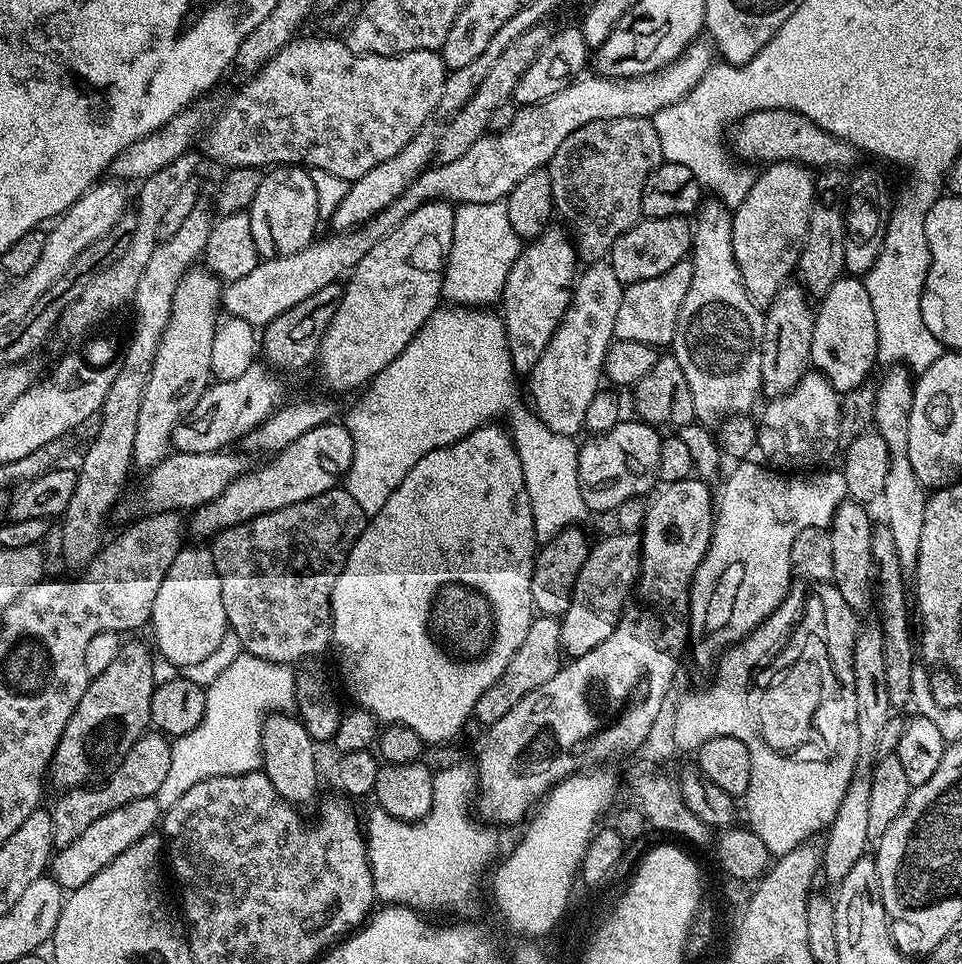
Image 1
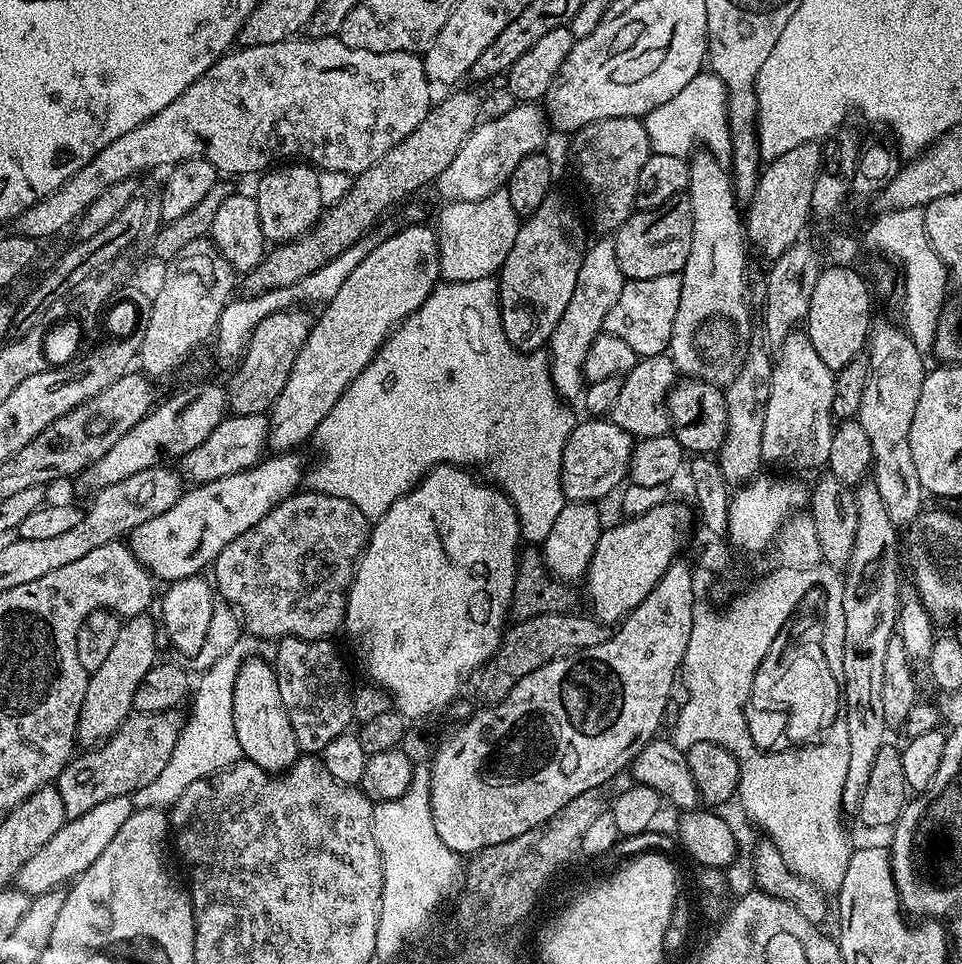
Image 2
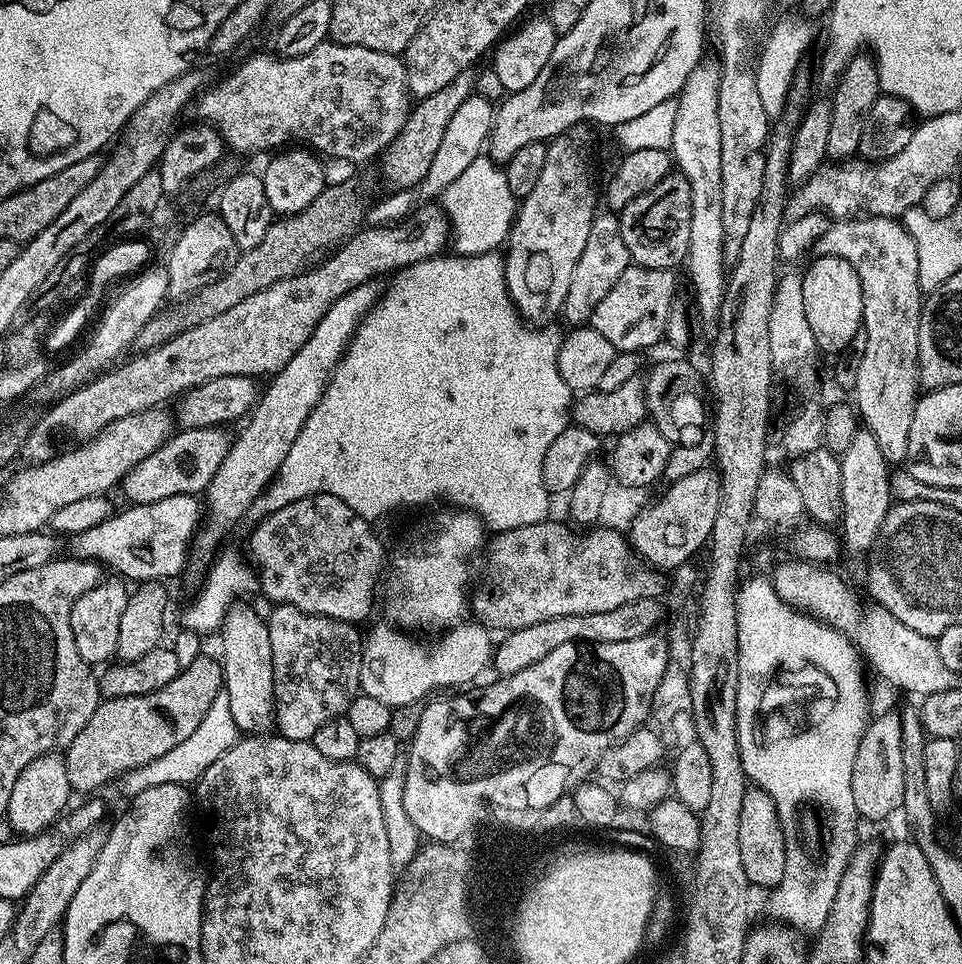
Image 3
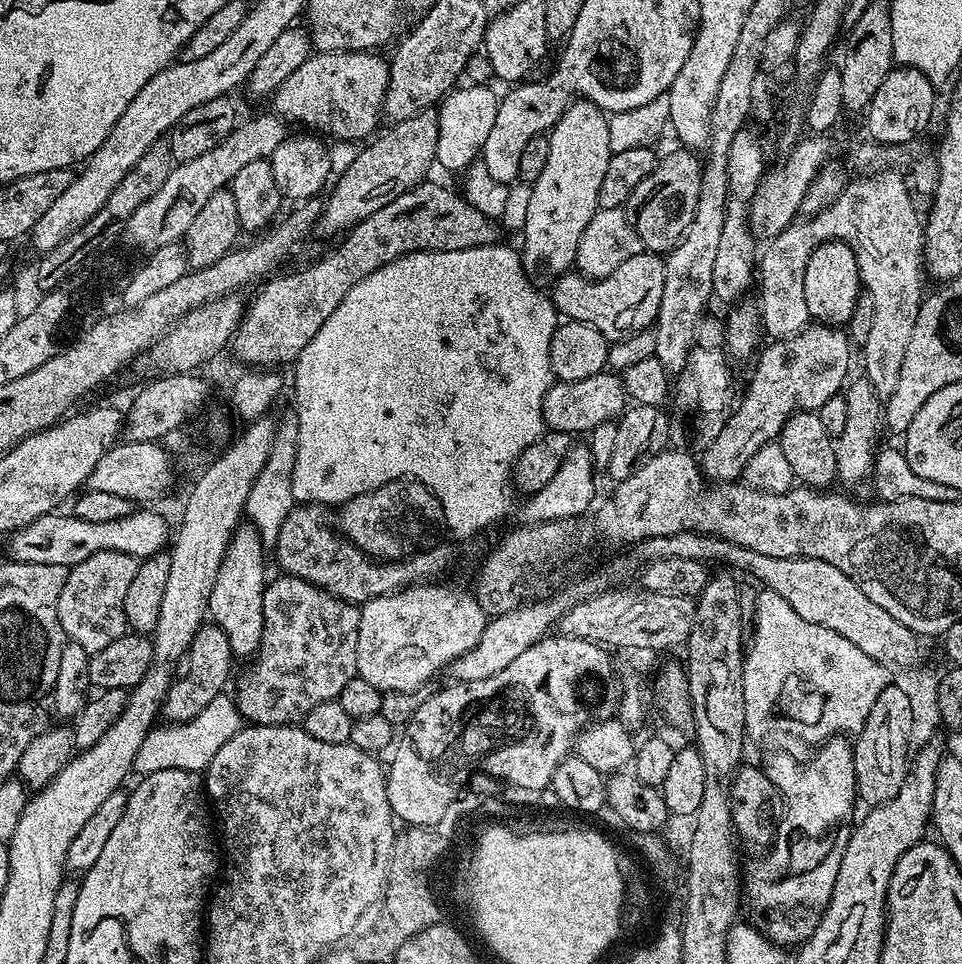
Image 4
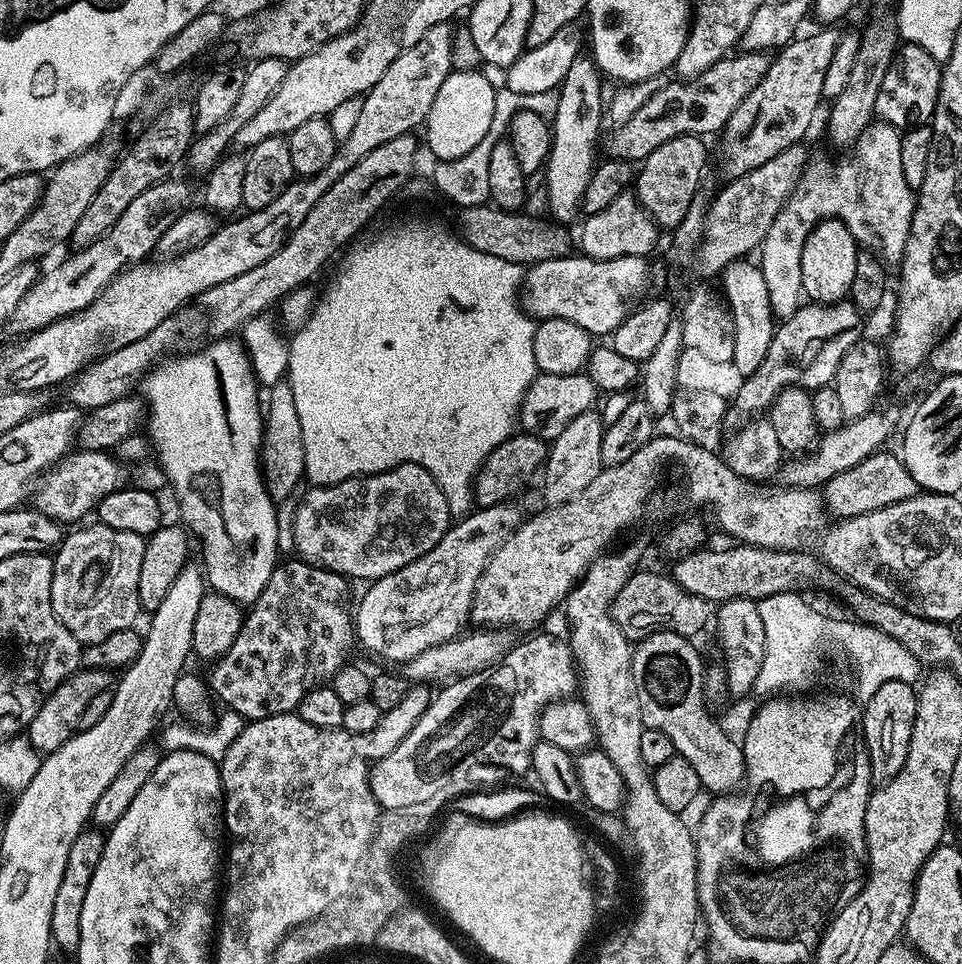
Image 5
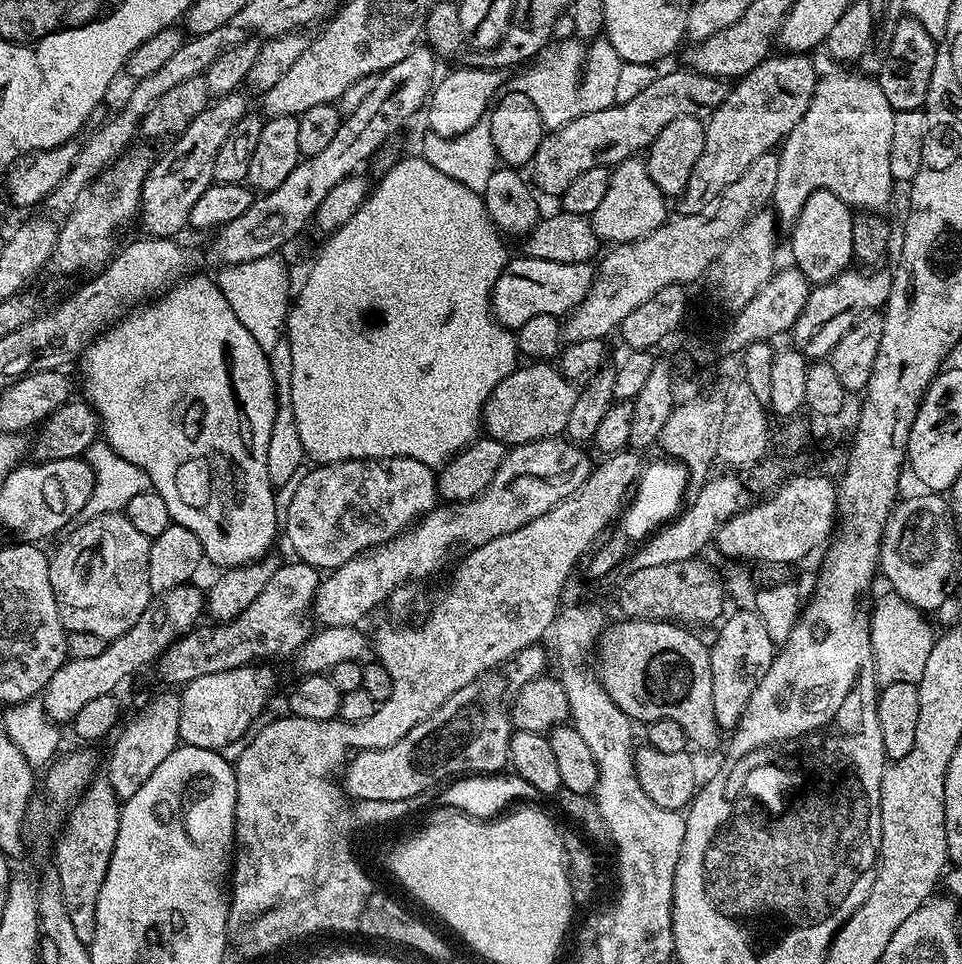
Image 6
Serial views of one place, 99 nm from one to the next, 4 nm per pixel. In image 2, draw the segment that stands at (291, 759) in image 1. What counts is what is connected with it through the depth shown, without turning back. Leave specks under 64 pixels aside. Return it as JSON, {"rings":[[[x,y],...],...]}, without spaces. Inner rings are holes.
{"rings":[[[252,654],[240,663],[236,680],[230,687],[234,694],[234,728],[243,759],[254,762],[261,769],[273,774],[287,772],[301,755],[288,710],[278,690],[276,669],[271,663],[259,660]]]}

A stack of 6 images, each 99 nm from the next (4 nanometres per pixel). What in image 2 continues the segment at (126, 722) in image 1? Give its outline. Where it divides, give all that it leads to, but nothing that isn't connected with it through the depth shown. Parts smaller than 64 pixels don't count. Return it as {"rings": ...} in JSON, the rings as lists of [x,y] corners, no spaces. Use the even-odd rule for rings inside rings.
{"rings":[[[148,614],[127,617],[120,625],[118,638],[110,649],[110,655],[103,660],[102,666],[98,666],[98,670],[89,675],[86,698],[82,698],[82,710],[76,723],[76,739],[81,745],[99,745],[117,732],[125,720],[133,715],[134,690],[138,690],[142,678],[146,678],[146,674],[158,663],[158,624],[150,617]]]}

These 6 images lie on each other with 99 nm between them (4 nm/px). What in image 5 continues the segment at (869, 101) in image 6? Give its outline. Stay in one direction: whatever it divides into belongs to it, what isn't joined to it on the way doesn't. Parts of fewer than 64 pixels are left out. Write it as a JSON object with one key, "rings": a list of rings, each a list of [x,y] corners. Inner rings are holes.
{"rings":[[[873,122],[851,146],[845,160],[832,165],[828,160],[809,159],[792,197],[778,210],[774,226],[766,230],[766,238],[758,249],[773,317],[792,316],[802,307],[802,246],[806,246],[810,230],[822,220],[841,220],[854,234],[857,245],[885,265],[896,266],[904,259],[916,198],[902,175],[901,135],[901,129],[893,125]]]}

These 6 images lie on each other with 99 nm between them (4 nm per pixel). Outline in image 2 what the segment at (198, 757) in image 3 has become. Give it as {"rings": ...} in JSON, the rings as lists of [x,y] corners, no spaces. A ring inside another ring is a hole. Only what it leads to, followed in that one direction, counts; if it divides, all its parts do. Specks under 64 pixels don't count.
{"rings":[[[225,683],[217,688],[204,688],[194,700],[195,696],[191,701],[192,713],[183,721],[174,754],[170,754],[170,762],[166,762],[166,767],[158,774],[158,778],[154,778],[154,782],[149,782],[132,793],[133,809],[171,809],[178,798],[182,798],[182,790],[186,790],[190,782],[215,776],[241,759],[238,734],[234,728],[234,694],[231,687]]]}

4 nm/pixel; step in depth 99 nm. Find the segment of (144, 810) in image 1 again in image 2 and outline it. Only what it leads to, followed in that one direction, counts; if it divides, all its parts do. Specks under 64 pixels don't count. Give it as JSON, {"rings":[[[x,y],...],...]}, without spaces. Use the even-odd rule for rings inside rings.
{"rings":[[[119,796],[110,798],[107,802],[101,802],[100,805],[94,806],[94,810],[86,810],[78,818],[68,820],[26,866],[22,866],[20,873],[16,875],[15,887],[21,888],[29,898],[40,896],[43,892],[52,892],[56,888],[64,888],[69,882],[80,876],[87,868],[94,866],[98,862],[98,854],[110,846],[110,841],[118,830],[122,830],[126,820],[134,811],[131,796]]]}

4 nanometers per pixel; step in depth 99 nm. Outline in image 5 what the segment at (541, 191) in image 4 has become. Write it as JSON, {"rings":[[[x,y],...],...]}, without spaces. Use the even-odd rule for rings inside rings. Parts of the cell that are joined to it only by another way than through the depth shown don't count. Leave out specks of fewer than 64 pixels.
{"rings":[[[581,54],[574,58],[558,88],[556,110],[550,118],[552,149],[543,173],[544,184],[548,187],[547,215],[556,222],[569,222],[575,218],[576,212],[578,216],[586,186],[598,163],[596,143],[602,140],[600,119],[604,116],[604,92],[600,89],[600,80],[602,73],[591,55]]]}

